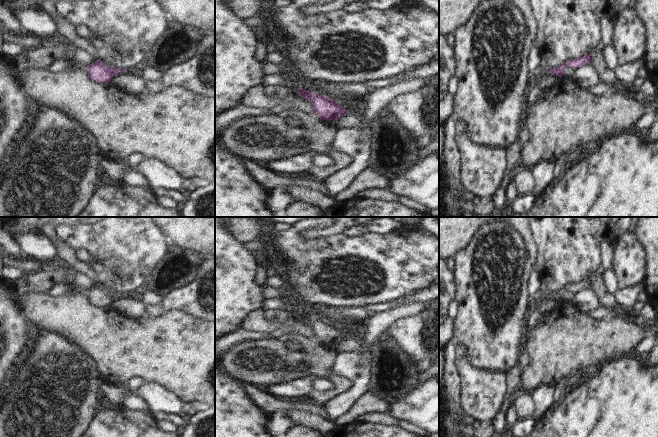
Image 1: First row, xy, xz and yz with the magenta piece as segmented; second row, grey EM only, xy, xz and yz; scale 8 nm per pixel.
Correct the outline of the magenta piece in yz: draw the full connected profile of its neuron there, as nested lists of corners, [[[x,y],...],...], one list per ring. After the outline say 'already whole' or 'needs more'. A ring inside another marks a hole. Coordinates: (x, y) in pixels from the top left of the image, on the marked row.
[[[585,54],[578,59],[568,60],[563,64],[548,70],[548,72],[552,73],[553,75],[559,76],[561,78],[563,76],[564,67],[572,67],[576,69],[582,65],[590,64],[590,62],[591,62],[591,55]]]; already whole

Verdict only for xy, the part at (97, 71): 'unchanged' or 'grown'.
unchanged

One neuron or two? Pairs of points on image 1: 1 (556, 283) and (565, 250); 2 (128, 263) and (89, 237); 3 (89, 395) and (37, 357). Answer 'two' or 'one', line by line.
1: one
2: one
3: one

